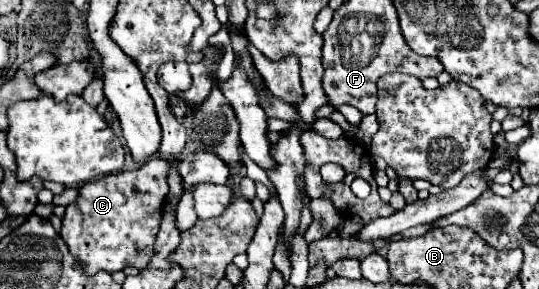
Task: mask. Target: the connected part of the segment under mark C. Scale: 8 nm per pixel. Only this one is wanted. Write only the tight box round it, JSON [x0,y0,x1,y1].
[61,159,169,273]

